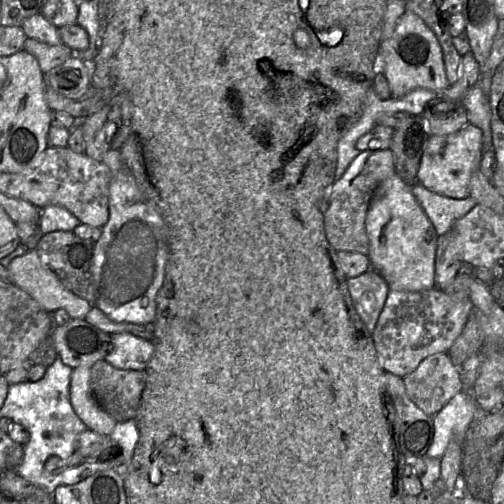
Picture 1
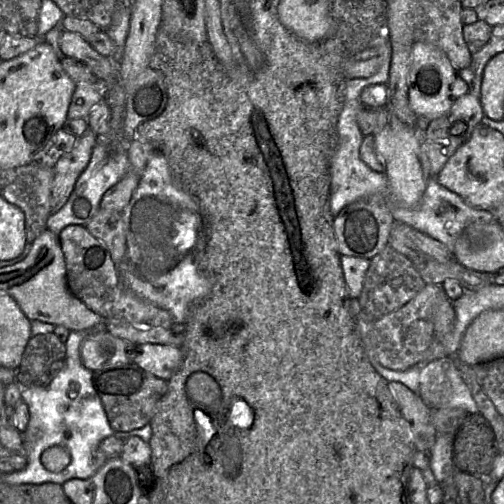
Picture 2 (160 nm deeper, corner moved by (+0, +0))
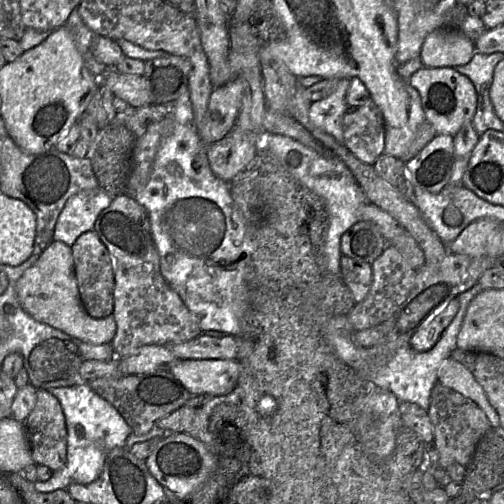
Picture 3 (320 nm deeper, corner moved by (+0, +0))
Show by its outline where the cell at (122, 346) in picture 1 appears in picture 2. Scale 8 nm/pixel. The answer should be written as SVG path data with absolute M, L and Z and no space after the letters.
M146 343L137 345L134 364L156 377L168 381L181 366L182 360L182 348Z

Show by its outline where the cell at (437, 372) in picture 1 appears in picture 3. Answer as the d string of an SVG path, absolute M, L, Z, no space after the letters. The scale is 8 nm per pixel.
M446 359L438 372L437 383L471 399L485 413L492 427L500 426L499 415L490 404L473 374L454 359Z

